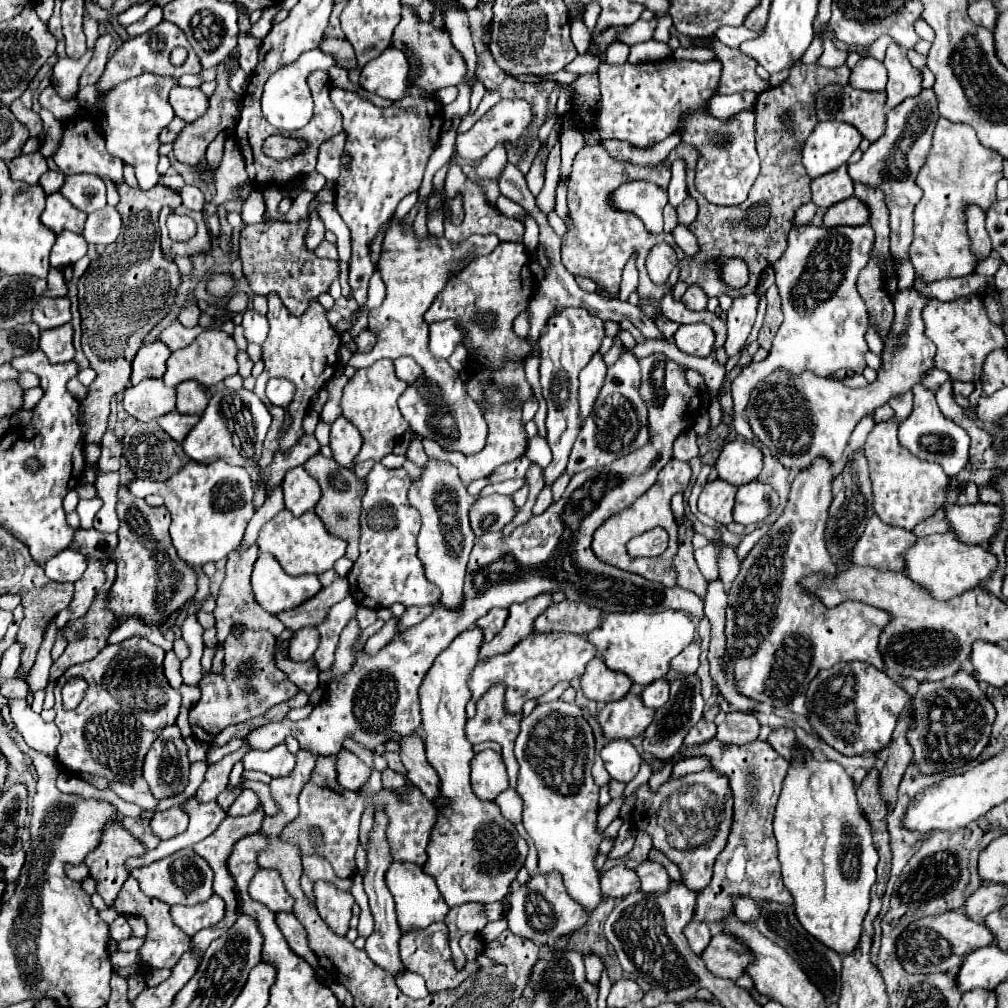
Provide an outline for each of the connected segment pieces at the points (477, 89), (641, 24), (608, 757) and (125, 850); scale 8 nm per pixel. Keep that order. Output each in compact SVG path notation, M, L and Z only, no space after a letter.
M477 79L475 82L470 96L470 110L468 114L471 114L473 111L475 111L483 98L484 94L486 92L486 88L483 85L483 83Z
M655 19L651 21L635 21L635 25L629 25L627 33L623 33L621 41L627 45L635 45L635 43L643 43L643 39L653 39L653 31L655 31Z
M621 739L609 741L601 749L601 759L611 779L621 781L621 783L629 783L637 775L639 765L641 765L641 757L637 749L629 741L621 741Z
M111 821L101 835L99 845L85 857L85 865L89 867L89 875L97 881L97 893L111 907L115 897L119 895L121 885L129 877L125 871L125 859L133 855L143 855L145 845L133 837L121 823Z

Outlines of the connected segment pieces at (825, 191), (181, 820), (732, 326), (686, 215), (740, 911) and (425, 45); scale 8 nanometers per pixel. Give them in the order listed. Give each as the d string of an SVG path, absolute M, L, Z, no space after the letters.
M847 165L813 179L811 191L813 191L813 203L821 209L827 209L837 201L849 199L853 195L853 181L847 173Z
M179 805L167 809L167 811L157 811L151 819L151 829L159 839L171 839L187 829L189 817L183 813Z
M755 293L733 301L727 313L727 341L725 341L727 357L735 357L743 347L745 339L749 337L755 321L755 313L757 313L757 303L759 301Z
M687 197L679 207L677 207L677 221L679 225L691 225L697 215L697 203L693 197Z
M739 897L733 901L736 916L745 923L755 922L760 915L760 907L749 897Z
M403 7L403 19L393 33L393 43L399 43L405 55L409 57L411 71L421 63L421 69L417 71L417 79L421 81L421 85L427 85L431 93L443 89L445 85L455 85L465 77L463 57L451 45L447 29L435 29L431 23L419 23L415 13L409 7Z

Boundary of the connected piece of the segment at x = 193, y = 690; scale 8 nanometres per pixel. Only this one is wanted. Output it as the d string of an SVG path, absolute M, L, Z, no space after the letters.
M182 684L180 687L181 703L187 708L191 708L201 697L201 691L198 685L188 686Z

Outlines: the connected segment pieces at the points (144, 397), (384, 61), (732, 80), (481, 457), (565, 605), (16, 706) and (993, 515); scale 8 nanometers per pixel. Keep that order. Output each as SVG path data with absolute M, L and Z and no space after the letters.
M143 379L141 383L131 385L131 387L125 389L123 407L137 421L153 421L153 419L157 419L163 413L175 411L175 389L173 387L167 387L161 379Z
M387 47L379 57L371 59L361 71L361 85L379 97L395 101L403 95L409 73L407 57L397 47Z
M717 39L713 41L711 49L717 53L719 61L723 63L723 77L717 88L717 95L730 95L731 93L743 93L754 91L761 93L769 88L769 83L755 75L757 61L747 55L739 55L737 49L731 49Z
M489 385L487 387L487 393L485 393L485 399L489 403L493 403L491 411L485 413L485 421L489 425L489 435L487 435L487 443L485 447L471 455L471 457L463 457L461 453L447 453L443 449L439 449L439 445L435 445L435 441L427 441L423 439L423 447L425 447L425 453L429 459L437 459L437 461L445 461L445 463L451 463L459 469L459 479L463 481L463 485L467 487L471 481L475 479L481 479L481 477L487 477L495 467L503 465L503 463L509 463L517 457L521 457L525 453L525 447L527 447L527 435L525 435L525 429L521 425L521 409L517 411L507 411L501 407L503 403L503 393L501 393L501 385Z
M575 601L553 603L535 619L535 631L569 631L587 635L601 625L601 611Z
M13 701L11 717L31 749L55 755L55 747L59 745L59 729L53 723L45 723L41 715L33 713L33 709L27 707L27 701Z
M977 503L977 505L949 505L945 517L961 541L971 545L989 545L1003 525L1003 507Z

